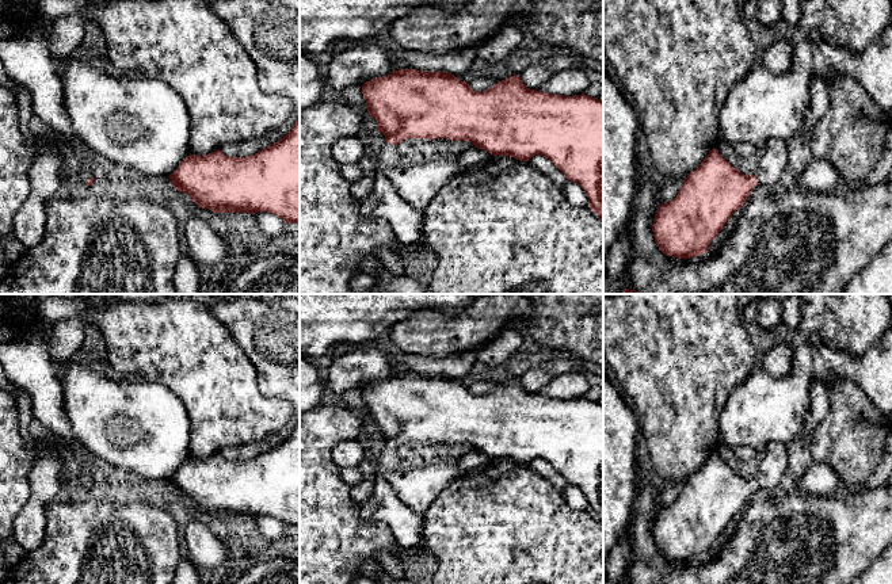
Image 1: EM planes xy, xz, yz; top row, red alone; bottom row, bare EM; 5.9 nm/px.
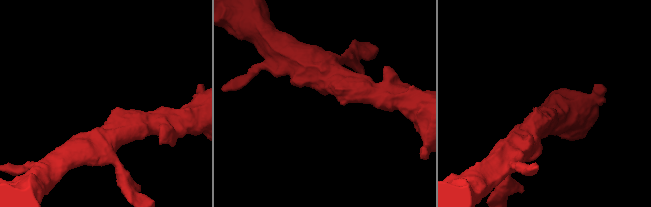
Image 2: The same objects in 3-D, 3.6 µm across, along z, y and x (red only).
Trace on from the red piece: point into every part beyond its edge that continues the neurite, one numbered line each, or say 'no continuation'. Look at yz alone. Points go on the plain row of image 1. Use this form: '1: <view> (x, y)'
1: yz (773, 462)

